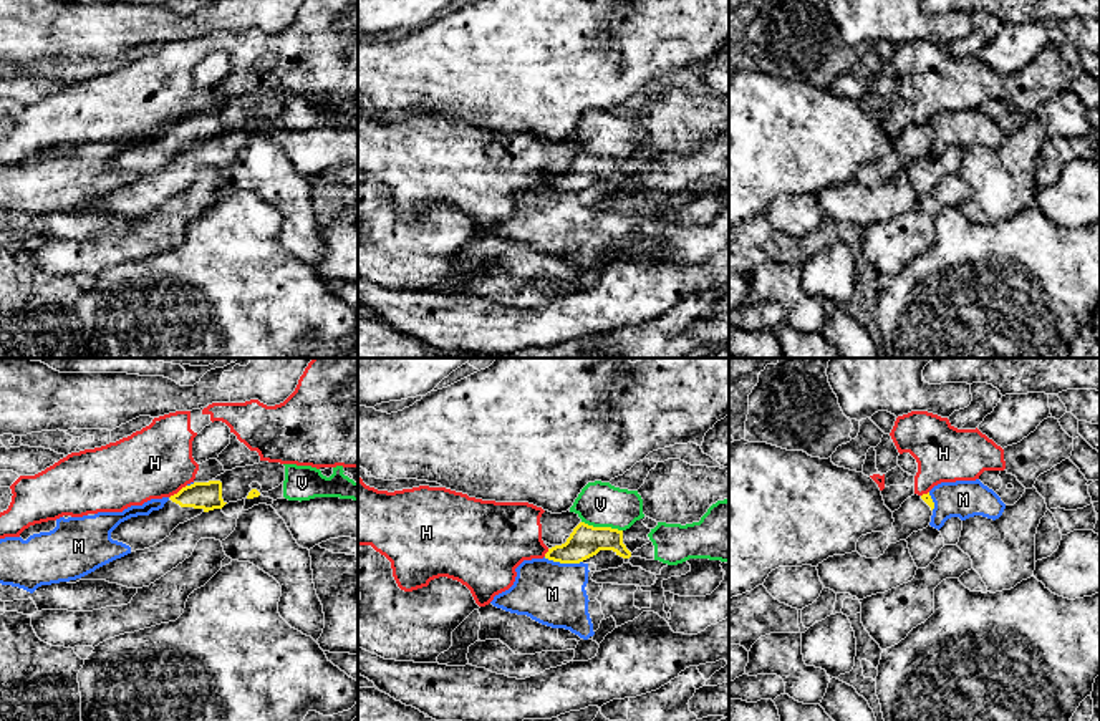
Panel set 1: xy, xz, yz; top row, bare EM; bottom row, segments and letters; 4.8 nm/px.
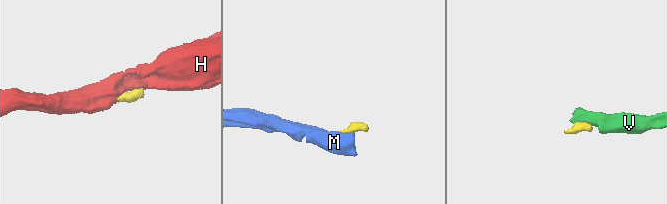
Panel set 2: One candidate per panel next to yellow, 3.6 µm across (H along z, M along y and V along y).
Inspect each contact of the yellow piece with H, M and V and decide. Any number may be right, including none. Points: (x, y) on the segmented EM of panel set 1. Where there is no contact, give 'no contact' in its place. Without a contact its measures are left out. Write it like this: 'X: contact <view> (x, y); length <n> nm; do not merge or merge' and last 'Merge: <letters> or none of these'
H: contact xy (179, 491); length 110 nm; do not merge
M: contact xz (564, 562); length 190 nm; do not merge
V: contact xz (602, 527); length 200 nm; merge
Merge: V

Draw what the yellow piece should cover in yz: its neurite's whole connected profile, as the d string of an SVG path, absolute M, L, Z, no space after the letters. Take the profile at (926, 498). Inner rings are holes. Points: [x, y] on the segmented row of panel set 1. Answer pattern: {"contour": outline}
{"contour": "M928 494L908 497L898 511L893 512L893 527L888 534L888 544L906 540L913 532L929 525L934 502Z"}

